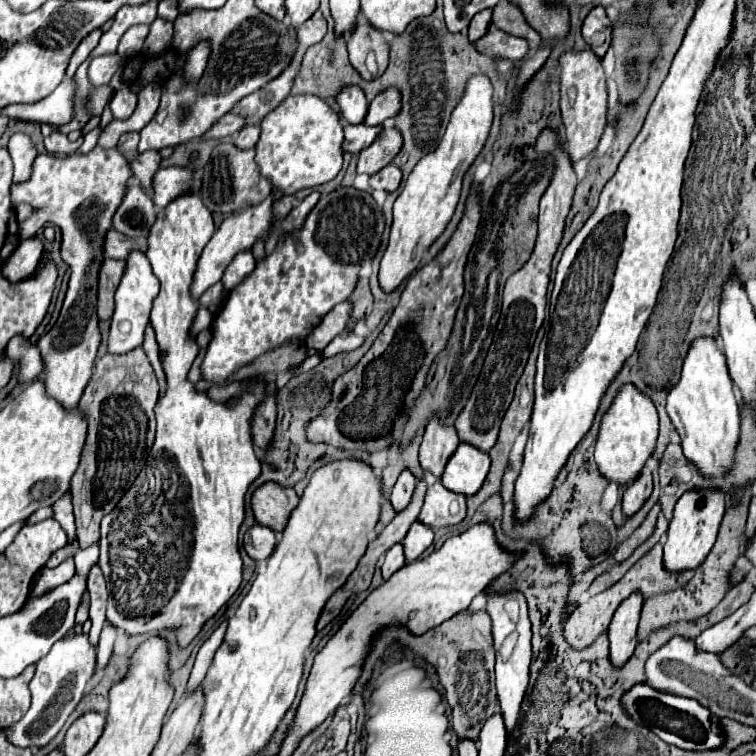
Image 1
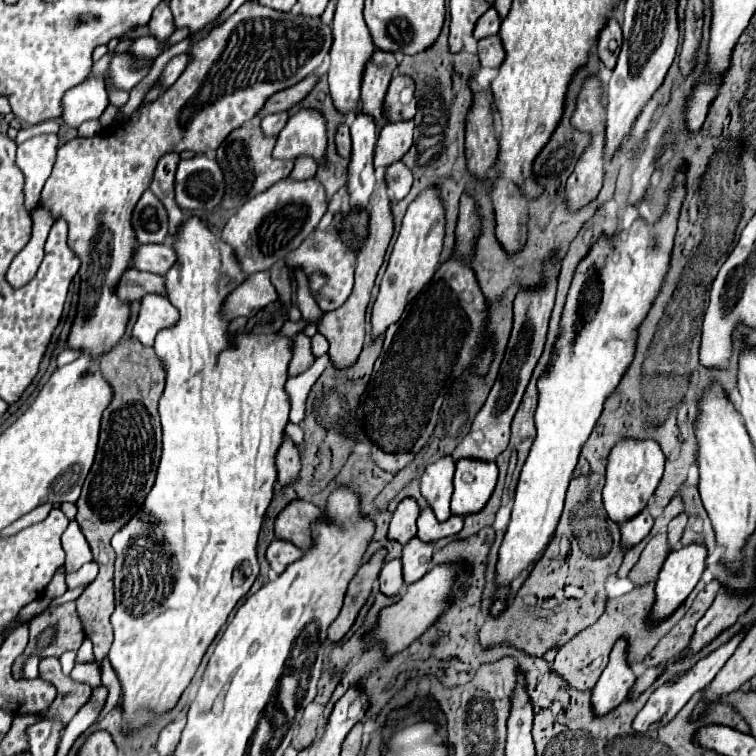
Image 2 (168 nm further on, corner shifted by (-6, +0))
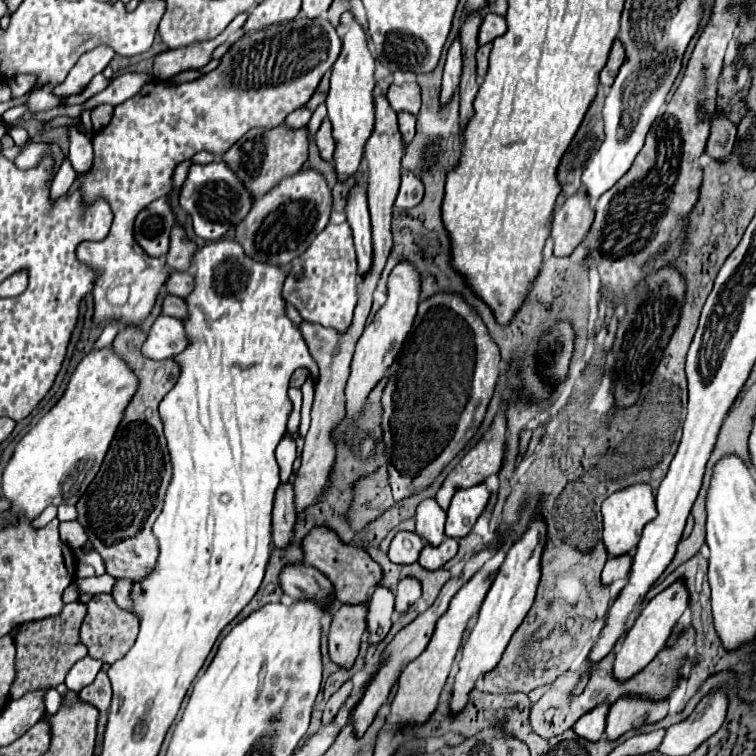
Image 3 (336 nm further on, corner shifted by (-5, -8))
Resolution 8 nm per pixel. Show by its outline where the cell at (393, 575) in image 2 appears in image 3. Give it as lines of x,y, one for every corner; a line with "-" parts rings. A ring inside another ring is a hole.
379,585
369,599
369,613
367,613
367,629
371,631
369,643
379,643
391,629
391,617
395,611
395,595
389,587

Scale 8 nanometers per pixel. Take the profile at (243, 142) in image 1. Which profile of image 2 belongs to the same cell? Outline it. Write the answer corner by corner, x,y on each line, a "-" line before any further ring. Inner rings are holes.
284,111
284,113
274,113
274,115
266,115
264,119
262,119
262,131
266,133
266,135
276,135
276,133
280,133
282,129
284,129
284,123
288,121
288,113

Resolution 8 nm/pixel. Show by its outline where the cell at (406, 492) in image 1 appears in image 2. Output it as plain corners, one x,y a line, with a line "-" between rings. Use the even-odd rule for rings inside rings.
404,499
392,521
390,521
390,529
388,529
388,539
398,541
402,545
406,545
412,537
416,537
416,519
418,519
418,505
414,499

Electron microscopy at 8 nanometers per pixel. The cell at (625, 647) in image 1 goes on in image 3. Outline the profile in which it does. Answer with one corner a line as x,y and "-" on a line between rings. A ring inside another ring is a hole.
603,701
601,705
597,705
595,709
591,709
587,715
583,715
573,725
575,733
579,733
579,737
589,739
589,741
601,739
601,735
605,731
605,723
607,723
607,711
609,711
609,705

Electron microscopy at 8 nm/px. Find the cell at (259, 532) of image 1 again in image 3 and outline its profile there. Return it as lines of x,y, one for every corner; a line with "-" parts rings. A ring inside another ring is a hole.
305,563
285,565
279,573
279,585
283,593
287,593
291,599
307,597
323,601
323,597
333,591
331,581
321,571
317,571
311,565
307,567

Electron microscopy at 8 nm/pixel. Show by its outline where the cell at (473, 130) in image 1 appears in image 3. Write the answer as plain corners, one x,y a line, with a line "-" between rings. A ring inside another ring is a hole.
401,259
387,281
387,301
385,305
375,313
373,323
369,323
363,331
363,335
357,341
355,347
355,355
353,355
353,363
351,363
351,375
347,381
347,415
353,419
361,415
365,399
369,395
369,391
377,385
377,381
385,375
385,371
389,369
389,365
395,361
395,357
399,355
403,341
407,339
415,313
417,313
417,305
419,305
419,295
421,295
421,273
417,271
417,267
409,261
409,259

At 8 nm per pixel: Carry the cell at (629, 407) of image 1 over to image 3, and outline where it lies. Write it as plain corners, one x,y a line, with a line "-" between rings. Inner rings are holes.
635,483
609,495
603,501
603,543
607,547
607,553
615,557
633,551
641,539
645,523
649,523
653,517
655,517
655,497
649,483

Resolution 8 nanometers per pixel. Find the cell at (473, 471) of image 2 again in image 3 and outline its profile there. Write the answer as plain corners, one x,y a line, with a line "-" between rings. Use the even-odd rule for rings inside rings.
485,483
473,485
469,489
457,489
457,493
451,499
451,505
447,509
447,525
445,525
445,535
447,537
465,537
475,521
481,517
489,503
489,489

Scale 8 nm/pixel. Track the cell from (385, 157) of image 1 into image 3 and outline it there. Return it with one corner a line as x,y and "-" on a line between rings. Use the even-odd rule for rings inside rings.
399,113
399,131
403,135
403,145
407,147
415,137
415,117
409,113

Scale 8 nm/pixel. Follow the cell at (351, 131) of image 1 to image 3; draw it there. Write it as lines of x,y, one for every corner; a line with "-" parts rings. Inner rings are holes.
325,117
319,131
317,131
317,147
319,147
319,153
325,161
333,161
333,153
335,153
335,139
331,135
331,121

